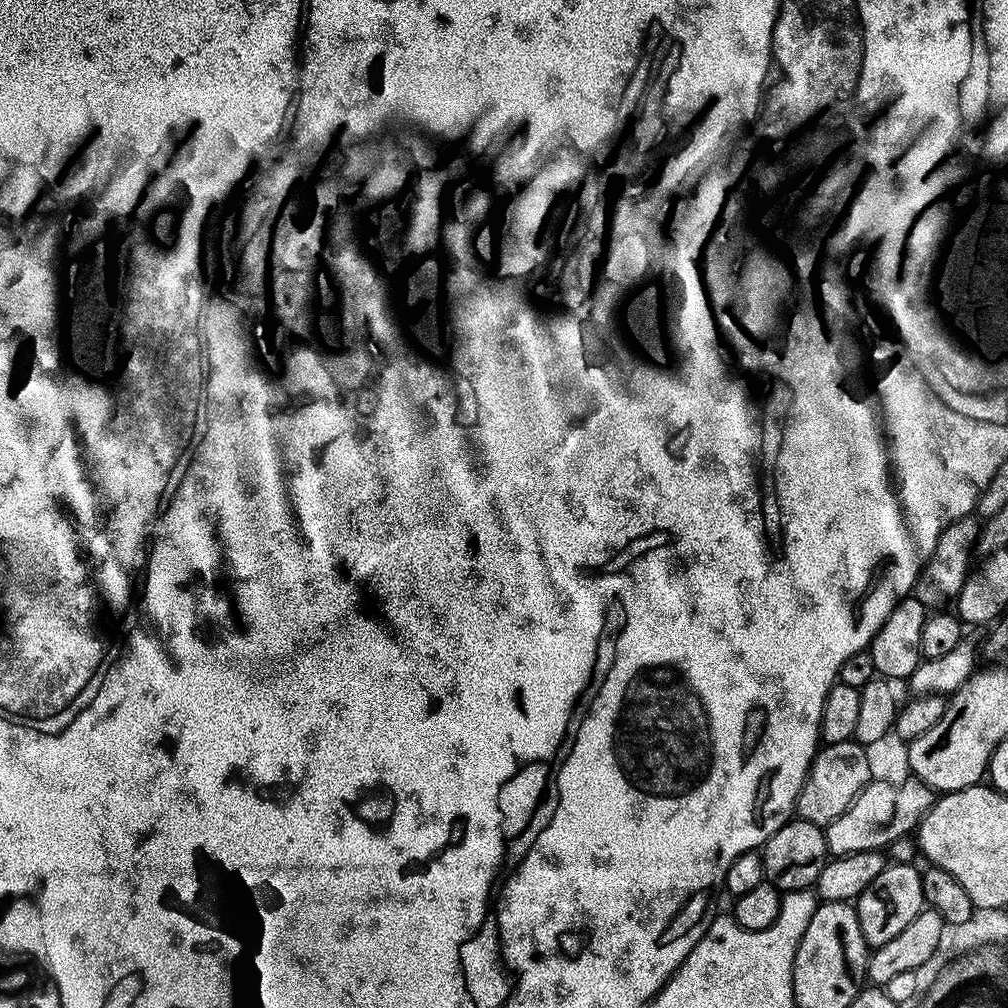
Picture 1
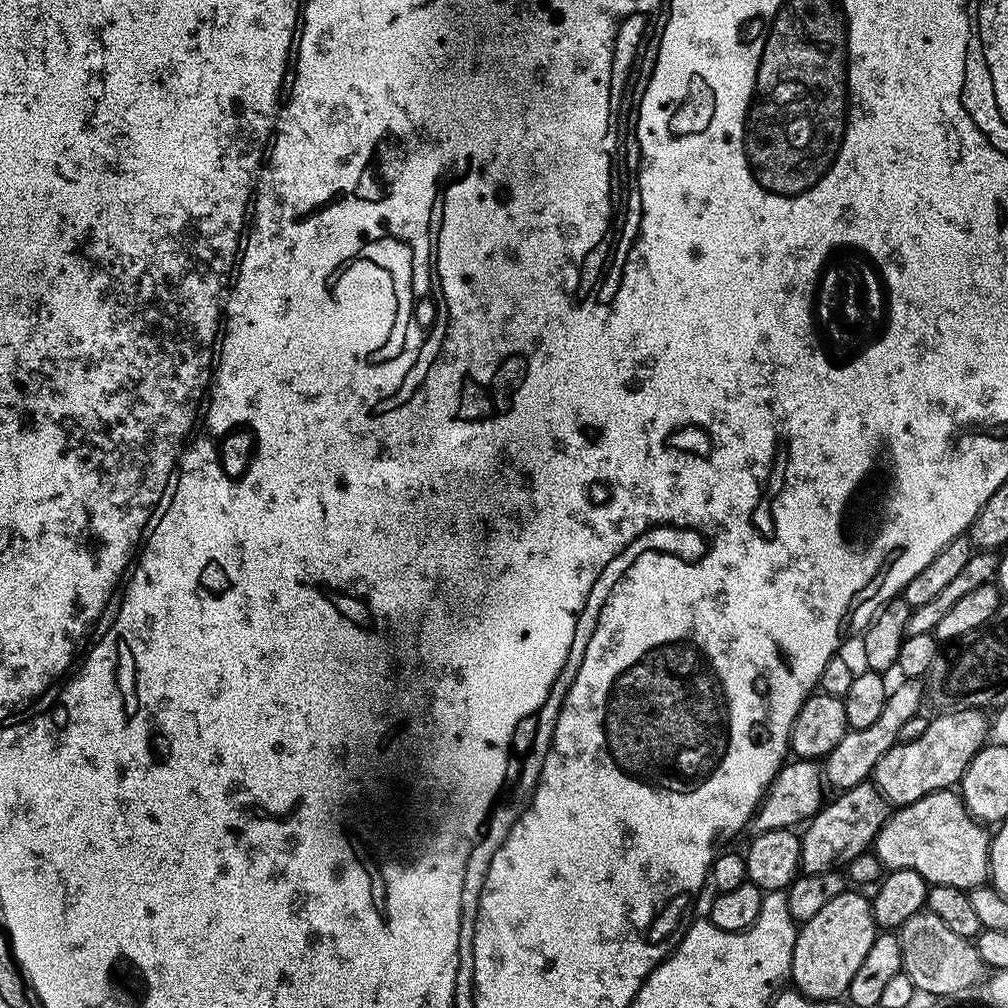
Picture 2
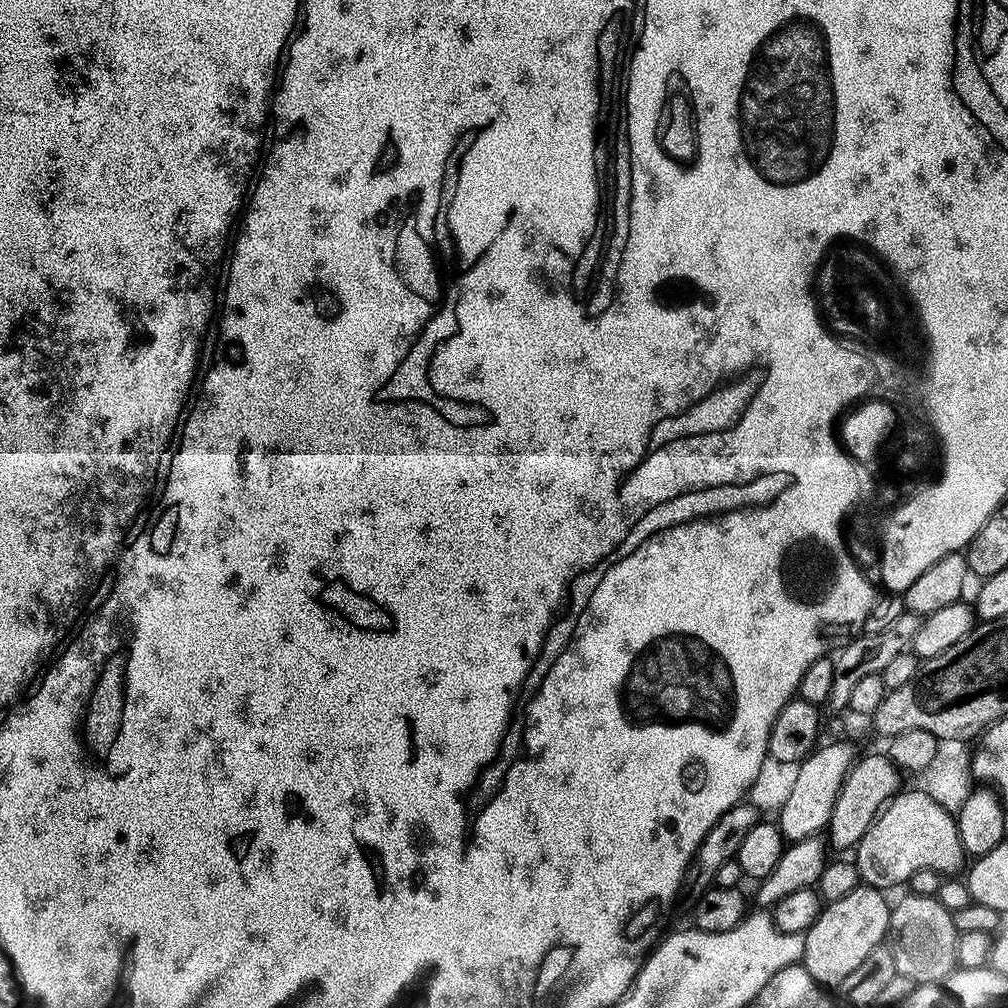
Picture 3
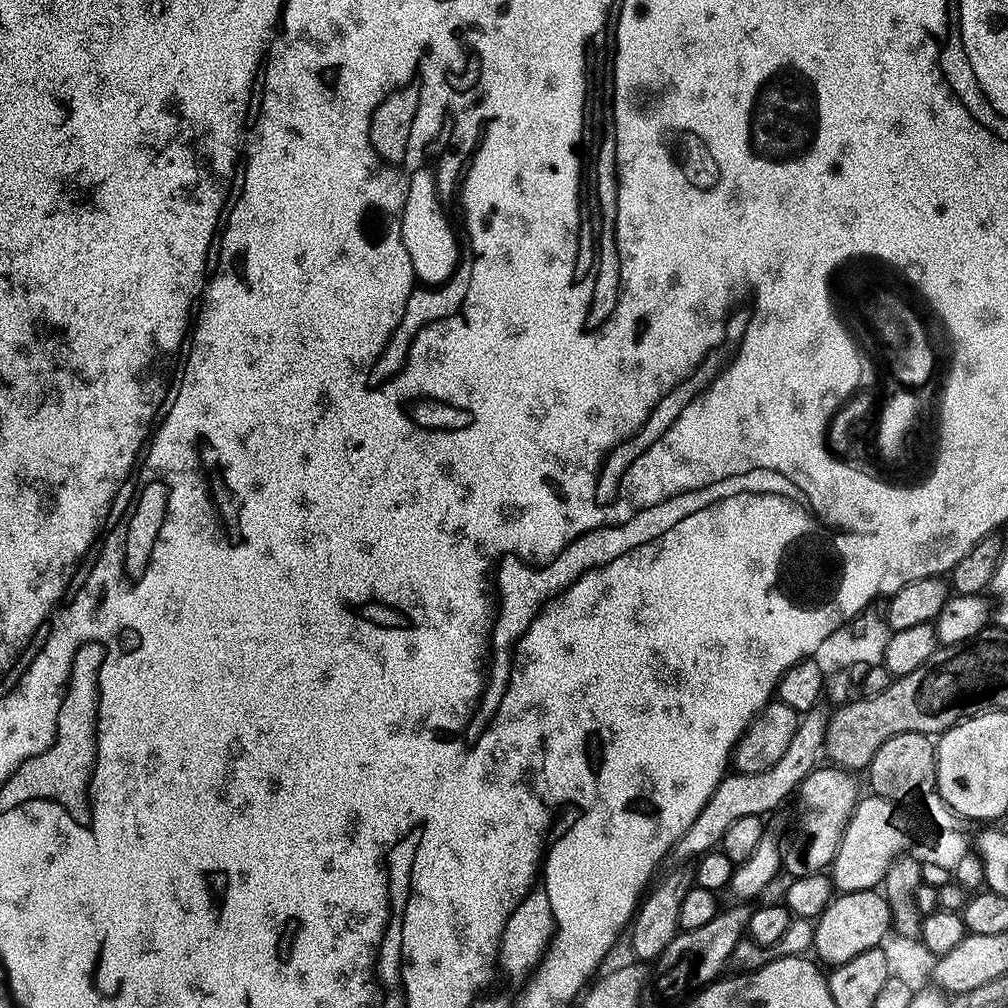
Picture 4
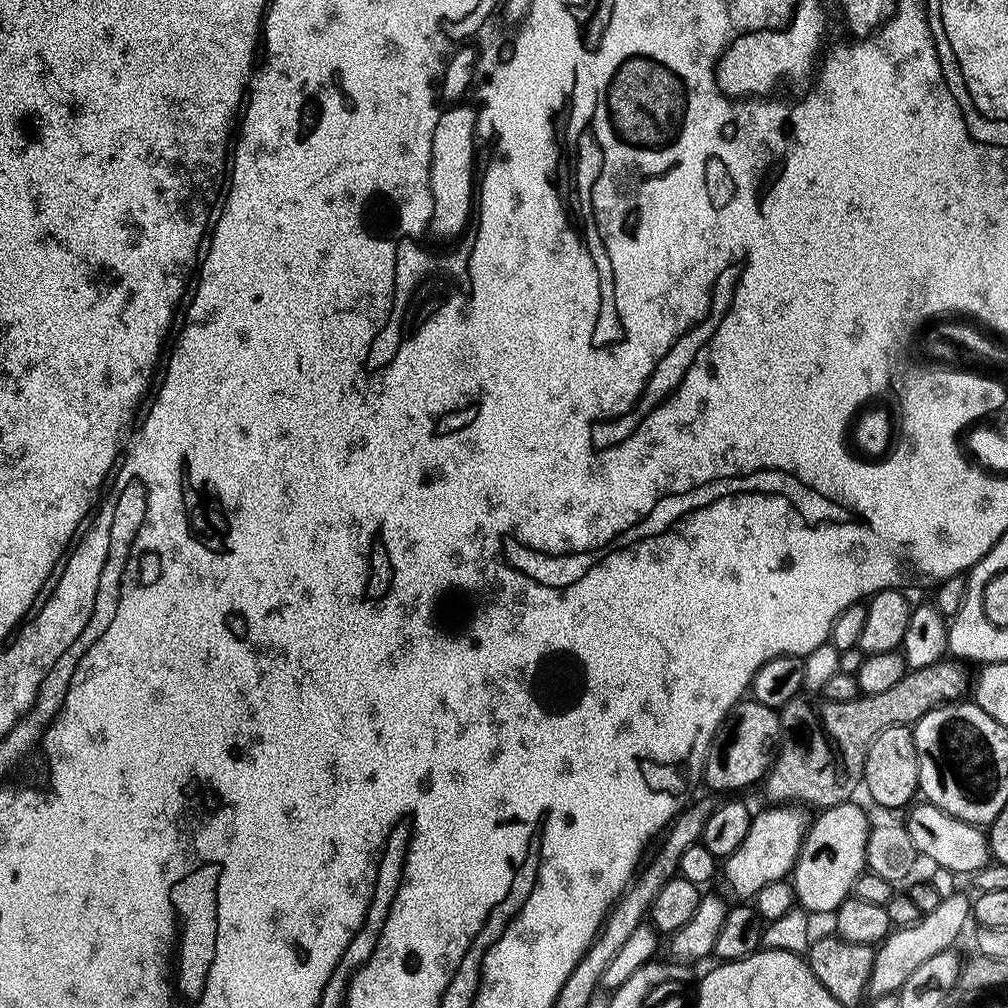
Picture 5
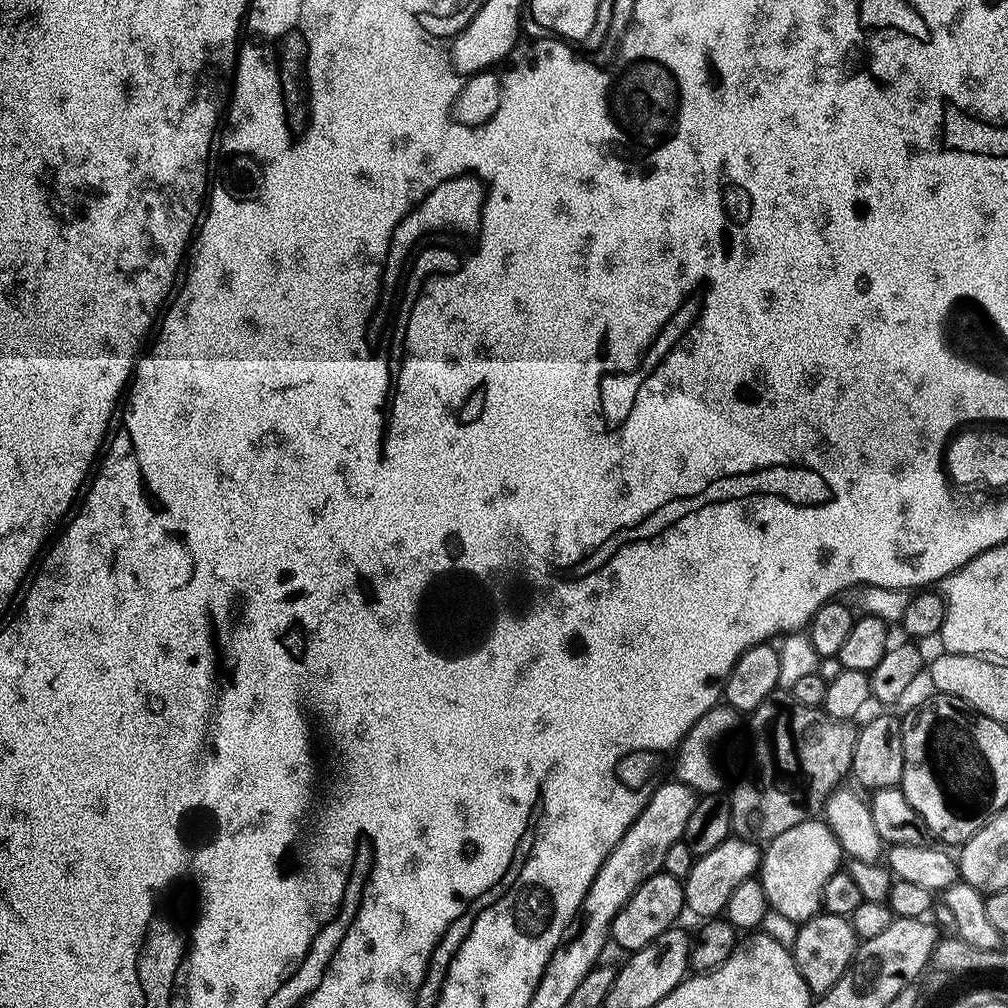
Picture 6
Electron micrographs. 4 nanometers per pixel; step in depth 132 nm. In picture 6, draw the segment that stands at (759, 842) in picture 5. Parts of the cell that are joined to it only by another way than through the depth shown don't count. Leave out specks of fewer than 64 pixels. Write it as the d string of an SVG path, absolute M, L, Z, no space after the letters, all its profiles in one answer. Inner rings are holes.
M729 838L722 846L714 846L710 854L702 854L692 861L692 869L682 882L684 885L684 907L699 918L716 918L728 907L730 894L742 882L753 879L760 871L762 848L759 843L739 838Z

